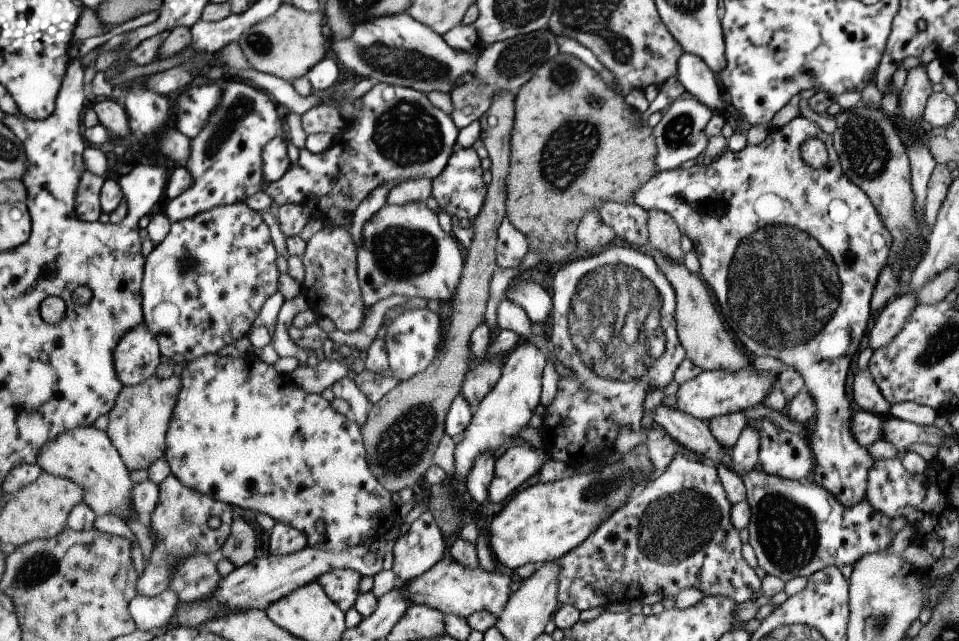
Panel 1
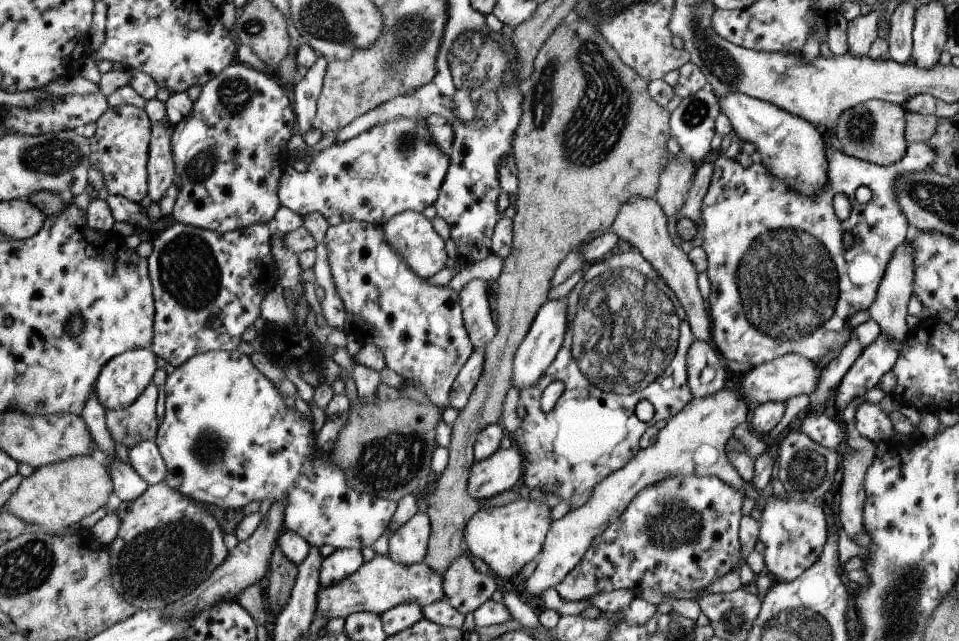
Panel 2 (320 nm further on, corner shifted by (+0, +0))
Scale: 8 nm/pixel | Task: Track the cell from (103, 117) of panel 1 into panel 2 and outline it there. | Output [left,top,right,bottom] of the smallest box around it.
[90,106,152,203]

